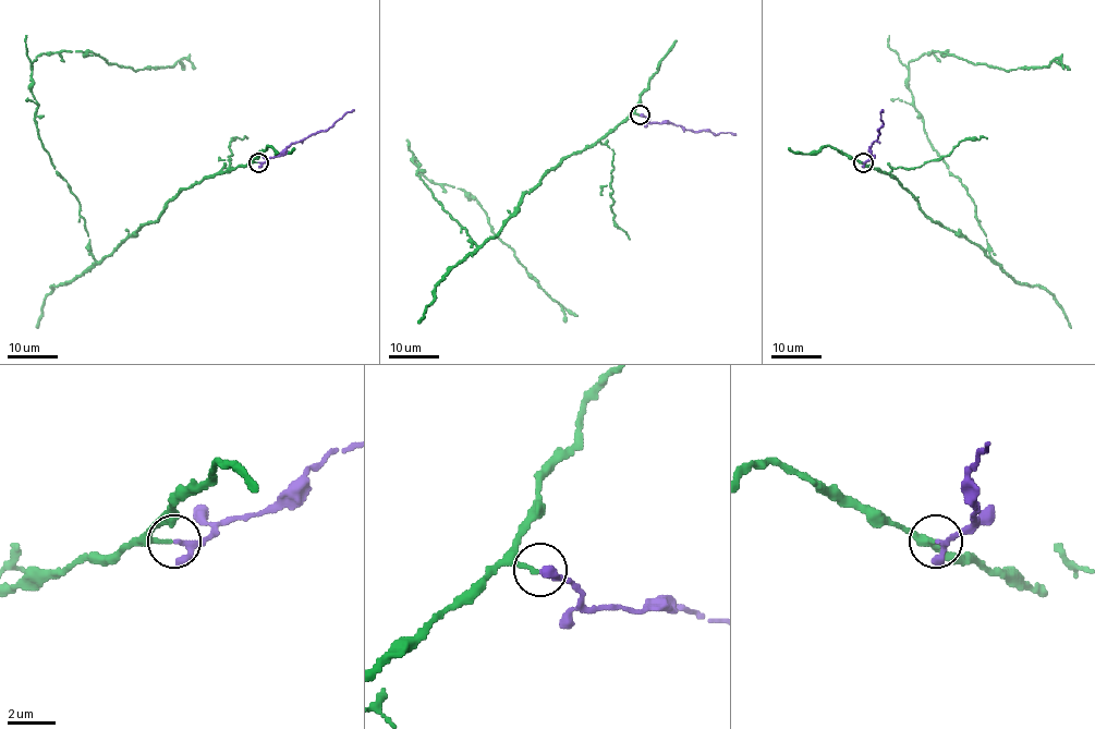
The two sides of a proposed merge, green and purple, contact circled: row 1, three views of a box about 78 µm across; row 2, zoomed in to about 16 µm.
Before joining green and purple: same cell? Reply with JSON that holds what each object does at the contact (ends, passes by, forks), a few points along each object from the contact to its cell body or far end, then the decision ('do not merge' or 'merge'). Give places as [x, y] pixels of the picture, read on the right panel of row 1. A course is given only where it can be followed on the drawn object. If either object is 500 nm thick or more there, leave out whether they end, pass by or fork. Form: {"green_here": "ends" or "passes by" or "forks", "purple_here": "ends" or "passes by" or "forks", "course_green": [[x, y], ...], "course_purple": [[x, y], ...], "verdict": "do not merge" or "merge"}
{"green_here": "ends", "purple_here": "passes by", "course_green": [[862, 162], [994, 262], [972, 198], [927, 138], [909, 62], [945, 51], [1006, 70], [1057, 58], [1063, 69]], "course_purple": [[862, 162], [870, 159], [873, 143], [879, 134], [877, 131], [883, 123], [883, 110]], "verdict": "merge"}

